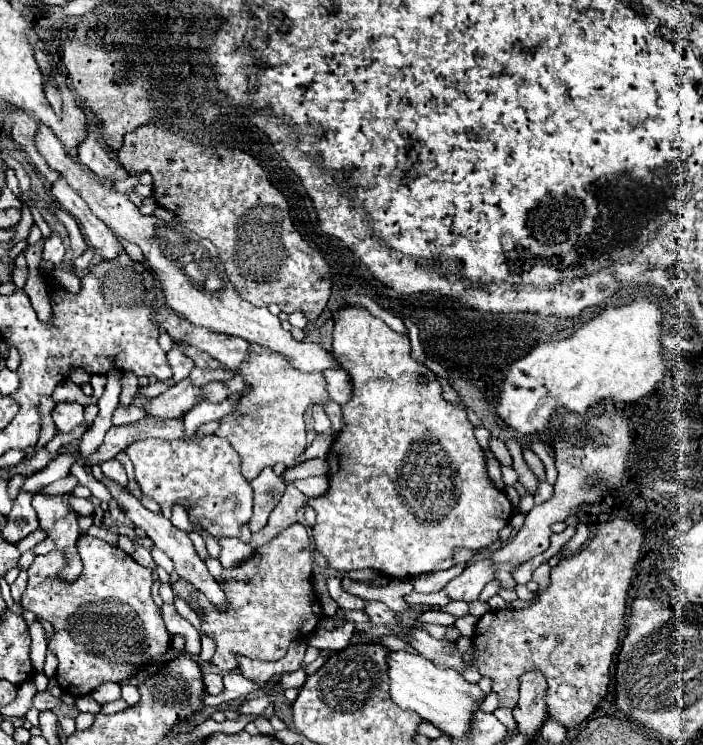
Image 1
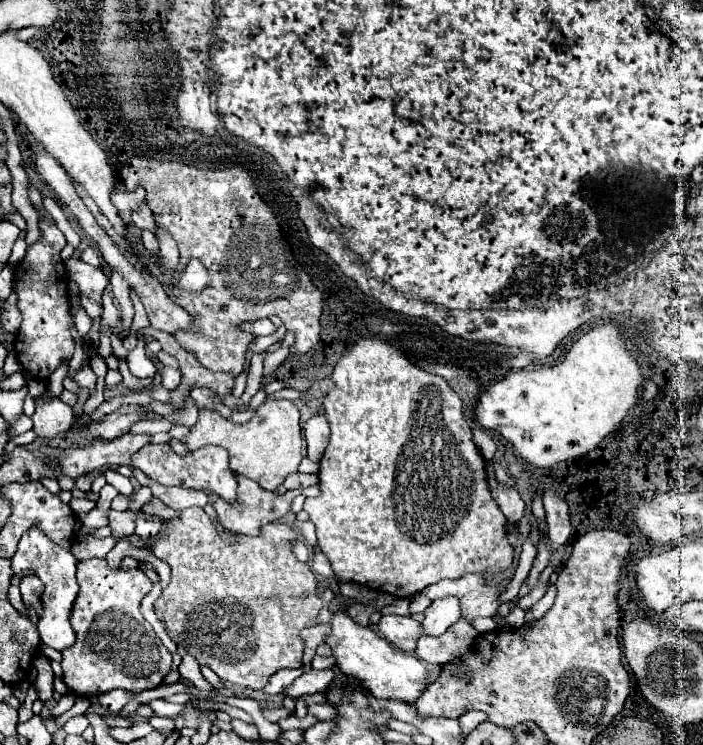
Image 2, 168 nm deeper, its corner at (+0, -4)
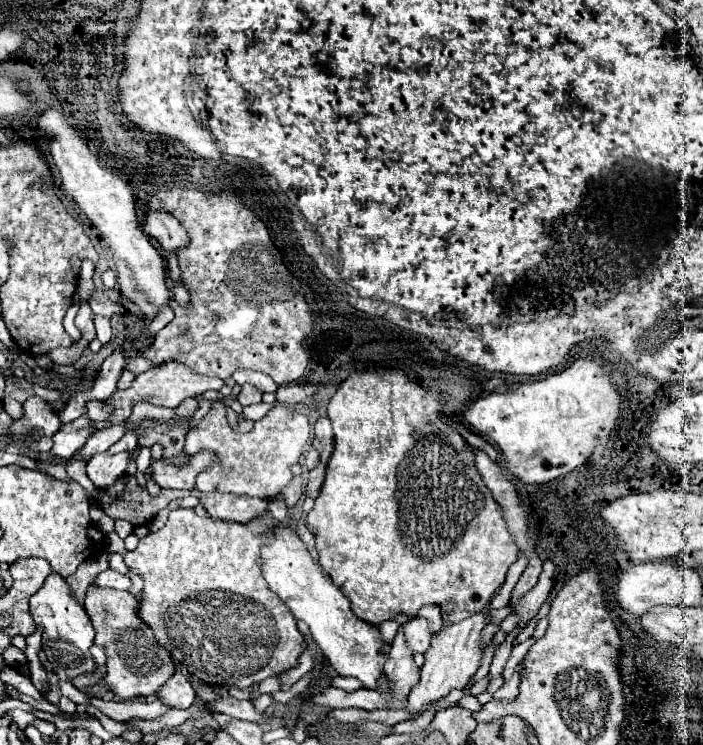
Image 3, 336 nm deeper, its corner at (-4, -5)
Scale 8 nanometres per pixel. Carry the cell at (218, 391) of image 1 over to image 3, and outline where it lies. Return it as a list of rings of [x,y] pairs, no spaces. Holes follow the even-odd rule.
[[[120,452],[120,454],[96,454],[90,458],[88,462],[88,478],[94,482],[96,488],[106,488],[110,484],[114,484],[120,476],[126,474],[126,466],[128,466],[128,452]]]

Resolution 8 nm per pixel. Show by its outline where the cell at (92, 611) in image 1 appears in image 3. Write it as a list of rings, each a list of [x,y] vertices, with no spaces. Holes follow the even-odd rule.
[[[96,584],[88,586],[86,598],[84,598],[84,610],[90,616],[96,638],[94,644],[102,646],[106,652],[106,676],[104,684],[106,688],[124,700],[136,698],[136,696],[150,696],[156,694],[172,676],[174,676],[174,662],[166,648],[162,648],[154,636],[154,630],[148,628],[148,624],[142,624],[142,618],[138,616],[138,596],[130,590],[114,590],[114,588],[102,588]]]

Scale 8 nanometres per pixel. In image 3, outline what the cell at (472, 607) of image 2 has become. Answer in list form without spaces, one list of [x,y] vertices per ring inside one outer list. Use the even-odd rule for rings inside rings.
[[[444,604],[440,610],[442,628],[440,628],[440,632],[436,632],[432,636],[430,648],[424,654],[426,662],[420,668],[420,682],[412,688],[412,692],[408,696],[408,708],[412,712],[420,712],[428,702],[448,696],[448,692],[454,688],[462,690],[480,666],[480,660],[482,660],[480,636],[486,626],[486,612],[478,612],[462,622],[450,622],[450,618],[448,618],[450,612],[452,612],[452,604]]]

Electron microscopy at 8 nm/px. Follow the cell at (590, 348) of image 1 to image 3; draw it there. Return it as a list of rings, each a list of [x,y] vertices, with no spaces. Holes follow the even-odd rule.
[[[576,358],[566,370],[552,374],[550,378],[520,384],[508,392],[492,392],[478,398],[466,412],[464,418],[484,436],[492,438],[506,456],[508,470],[526,484],[544,484],[570,470],[582,466],[592,456],[598,444],[608,442],[610,432],[622,412],[622,394],[614,386],[610,372],[606,372],[594,358]]]

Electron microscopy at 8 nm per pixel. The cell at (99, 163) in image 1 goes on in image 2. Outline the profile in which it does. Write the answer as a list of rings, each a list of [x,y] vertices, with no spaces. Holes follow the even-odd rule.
[[[118,187],[118,191],[112,195],[112,203],[118,207],[118,211],[128,211],[128,213],[134,213],[144,201],[146,201],[146,191],[142,189],[130,193],[124,191],[124,187]]]

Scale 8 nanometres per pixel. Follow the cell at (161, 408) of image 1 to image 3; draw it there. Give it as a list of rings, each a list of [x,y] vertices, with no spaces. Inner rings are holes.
[[[80,416],[68,424],[62,424],[60,430],[54,434],[54,448],[50,450],[50,454],[60,456],[60,458],[72,458],[76,454],[78,448],[82,448],[86,444],[86,440],[90,436],[94,436],[94,432],[98,430],[94,426],[96,422],[88,416]]]

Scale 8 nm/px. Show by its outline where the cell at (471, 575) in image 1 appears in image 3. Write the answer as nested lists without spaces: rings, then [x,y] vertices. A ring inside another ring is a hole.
[[[414,618],[412,622],[404,624],[404,634],[406,634],[406,642],[410,646],[412,652],[426,652],[426,648],[430,648],[430,626],[426,618]]]

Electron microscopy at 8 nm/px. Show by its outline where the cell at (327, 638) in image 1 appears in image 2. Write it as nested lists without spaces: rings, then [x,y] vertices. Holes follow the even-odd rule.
[[[300,667],[300,669],[280,669],[280,671],[276,671],[276,673],[270,677],[270,681],[266,683],[266,687],[264,687],[262,691],[268,693],[268,695],[278,695],[278,693],[282,693],[282,689],[286,689],[296,677],[300,677],[300,673],[302,673],[302,667]]]

